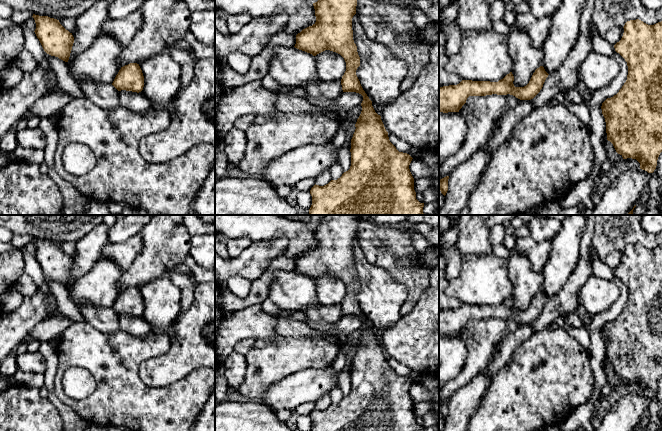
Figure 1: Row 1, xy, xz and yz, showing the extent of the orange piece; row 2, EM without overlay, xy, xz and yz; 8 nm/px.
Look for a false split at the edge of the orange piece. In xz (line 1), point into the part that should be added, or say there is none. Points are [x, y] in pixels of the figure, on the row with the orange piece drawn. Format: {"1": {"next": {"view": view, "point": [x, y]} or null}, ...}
{"1": {"next": null}}

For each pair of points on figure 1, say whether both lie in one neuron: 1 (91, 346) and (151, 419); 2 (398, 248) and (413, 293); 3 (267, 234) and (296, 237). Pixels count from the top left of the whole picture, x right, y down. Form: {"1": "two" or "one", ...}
{"1": "one", "2": "one", "3": "one"}

